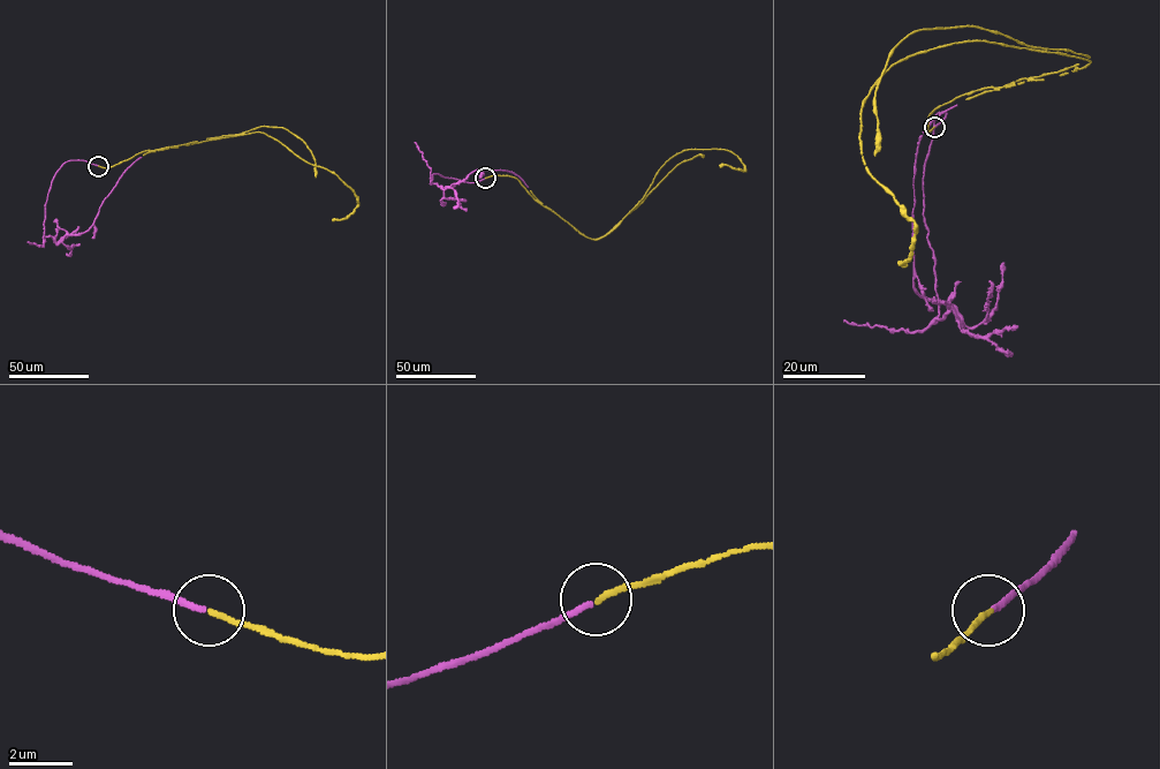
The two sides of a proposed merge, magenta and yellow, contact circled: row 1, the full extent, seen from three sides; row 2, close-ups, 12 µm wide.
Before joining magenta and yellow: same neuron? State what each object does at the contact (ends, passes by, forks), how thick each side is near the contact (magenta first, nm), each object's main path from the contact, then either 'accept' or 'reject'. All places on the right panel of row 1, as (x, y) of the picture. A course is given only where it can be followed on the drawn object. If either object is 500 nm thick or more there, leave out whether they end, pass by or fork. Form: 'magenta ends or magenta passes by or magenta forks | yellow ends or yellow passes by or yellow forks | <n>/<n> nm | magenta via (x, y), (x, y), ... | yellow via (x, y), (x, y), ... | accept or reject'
magenta ends | yellow ends | 180/180 nm | magenta via (934, 126), (945, 112), (923, 183), (938, 318), (953, 306), (962, 322), (912, 274), (917, 146), (957, 105) | yellow via (934, 126), (967, 93), (1090, 62), (977, 40), (876, 81), (861, 153), (914, 223), (904, 265) | accept

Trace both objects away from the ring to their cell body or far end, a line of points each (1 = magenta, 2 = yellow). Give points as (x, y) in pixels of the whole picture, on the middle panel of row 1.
1: (485, 178), (465, 182), (433, 173), (430, 180), (446, 189), (476, 170), (502, 170), (517, 175), (528, 187)
2: (485, 178), (516, 179), (535, 200), (593, 240), (613, 230), (675, 155), (725, 149), (745, 170), (719, 166)

